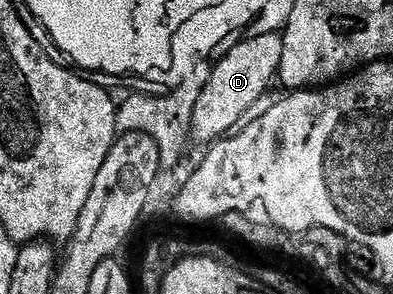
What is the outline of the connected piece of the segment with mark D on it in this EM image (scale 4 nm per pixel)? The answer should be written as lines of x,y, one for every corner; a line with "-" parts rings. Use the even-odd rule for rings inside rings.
279,32
252,34
248,40
234,44
226,49
228,52
219,61
214,61
211,77
197,98
197,106
193,106
191,135
196,141
199,139
203,146
210,146
234,133
244,123
243,115
266,94
281,66
283,38

